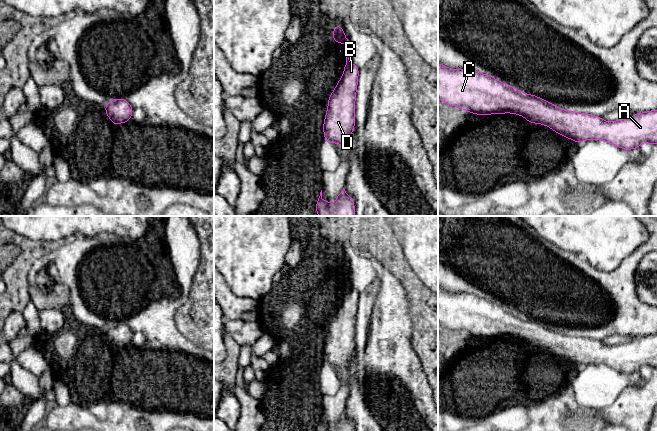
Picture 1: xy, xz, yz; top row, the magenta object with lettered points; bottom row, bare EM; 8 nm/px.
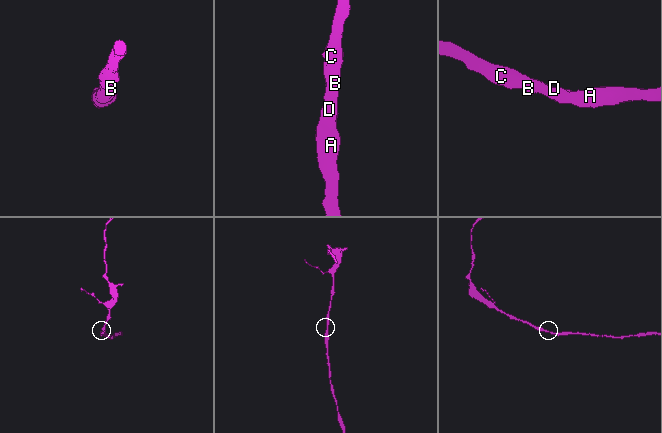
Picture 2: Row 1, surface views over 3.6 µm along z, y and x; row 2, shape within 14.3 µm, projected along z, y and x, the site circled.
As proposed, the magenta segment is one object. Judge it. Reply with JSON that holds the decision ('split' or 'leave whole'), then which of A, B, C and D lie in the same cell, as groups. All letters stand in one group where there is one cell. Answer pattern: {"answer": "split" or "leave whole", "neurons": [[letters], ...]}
{"answer": "leave whole", "neurons": [["A", "B", "C", "D"]]}

